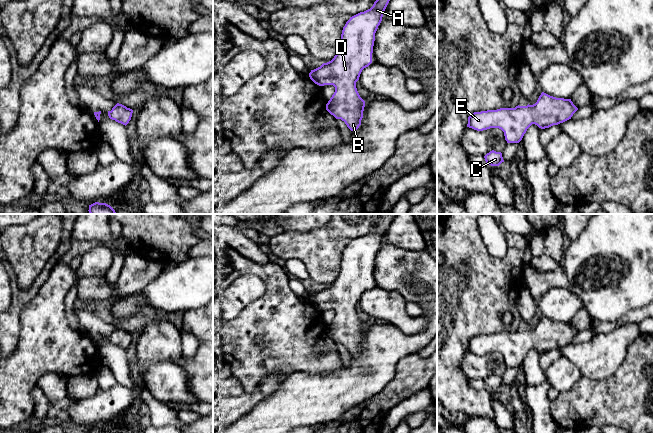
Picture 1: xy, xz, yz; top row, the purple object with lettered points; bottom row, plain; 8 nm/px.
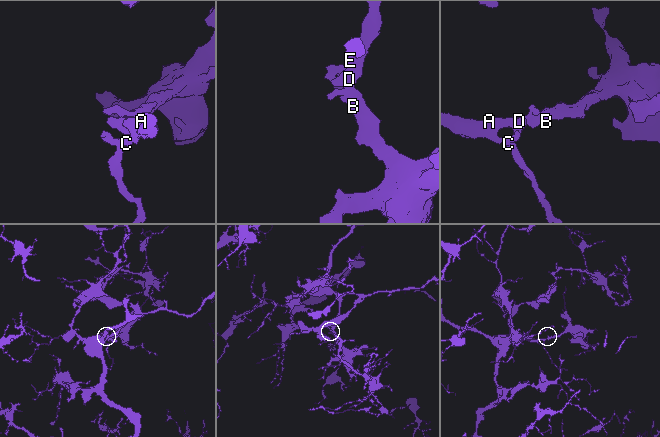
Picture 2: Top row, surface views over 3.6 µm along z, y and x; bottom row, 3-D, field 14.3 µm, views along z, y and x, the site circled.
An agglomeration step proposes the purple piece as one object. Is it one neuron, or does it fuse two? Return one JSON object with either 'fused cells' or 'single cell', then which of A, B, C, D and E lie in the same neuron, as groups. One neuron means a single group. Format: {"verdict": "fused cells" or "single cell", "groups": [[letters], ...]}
{"verdict": "single cell", "groups": [["A", "B", "C", "D", "E"]]}

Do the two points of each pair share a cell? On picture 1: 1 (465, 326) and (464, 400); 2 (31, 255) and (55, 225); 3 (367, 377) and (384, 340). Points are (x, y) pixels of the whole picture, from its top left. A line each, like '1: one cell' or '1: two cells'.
1: one cell
2: one cell
3: one cell

